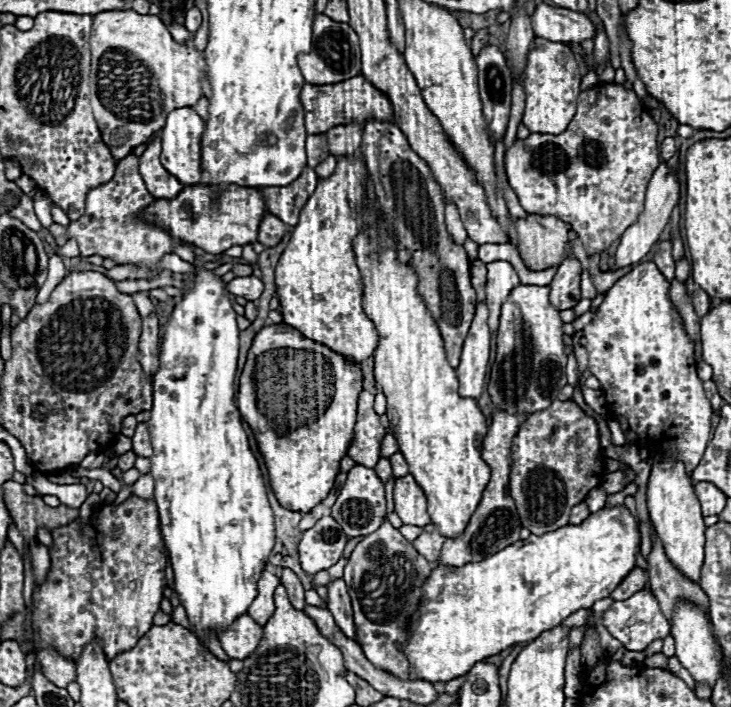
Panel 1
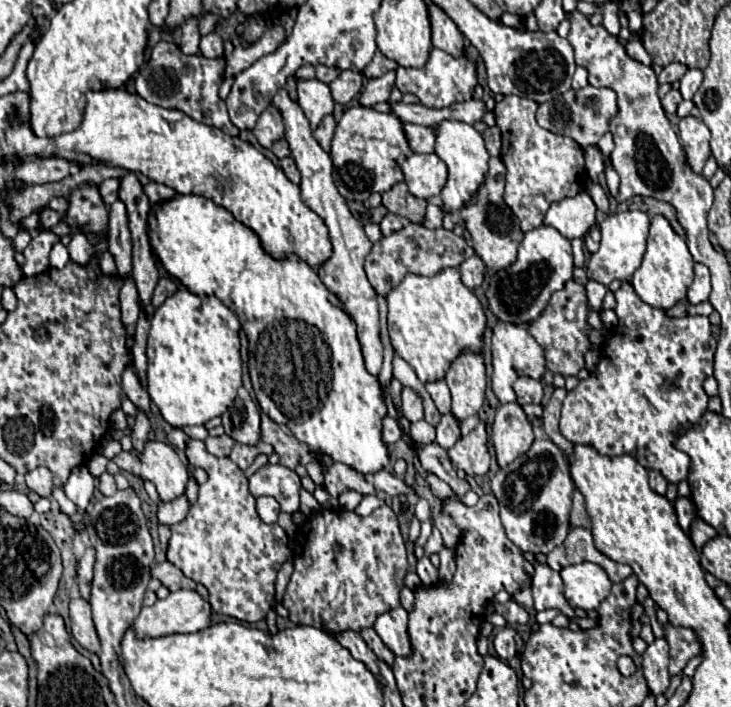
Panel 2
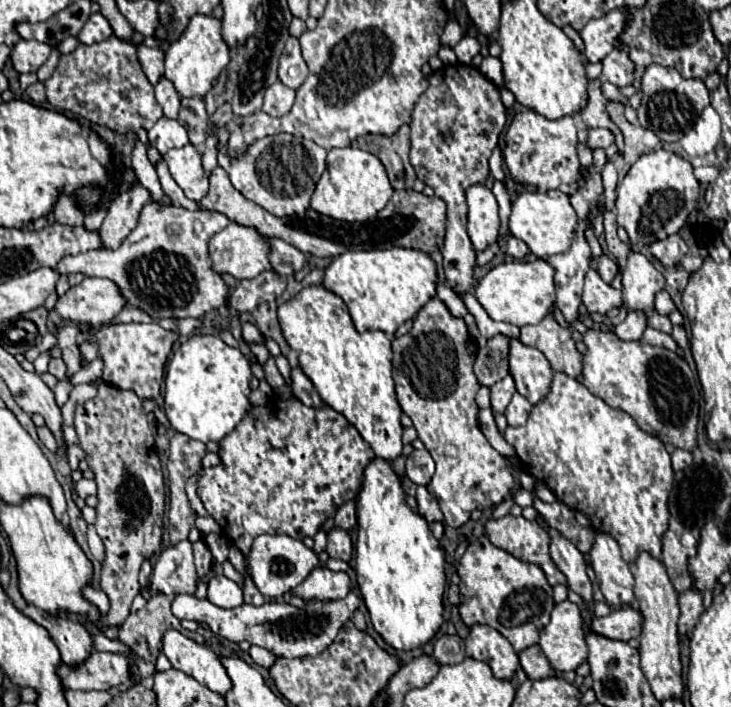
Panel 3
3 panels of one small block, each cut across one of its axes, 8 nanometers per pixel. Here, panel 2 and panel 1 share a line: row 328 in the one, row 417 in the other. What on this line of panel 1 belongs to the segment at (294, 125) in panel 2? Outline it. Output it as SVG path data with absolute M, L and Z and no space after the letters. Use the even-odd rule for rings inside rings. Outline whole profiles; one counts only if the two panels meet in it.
M366 390L360 394L358 420L354 426L354 438L348 448L348 456L366 468L374 468L380 460L380 444L386 430L380 424L380 416L374 412L374 396Z

